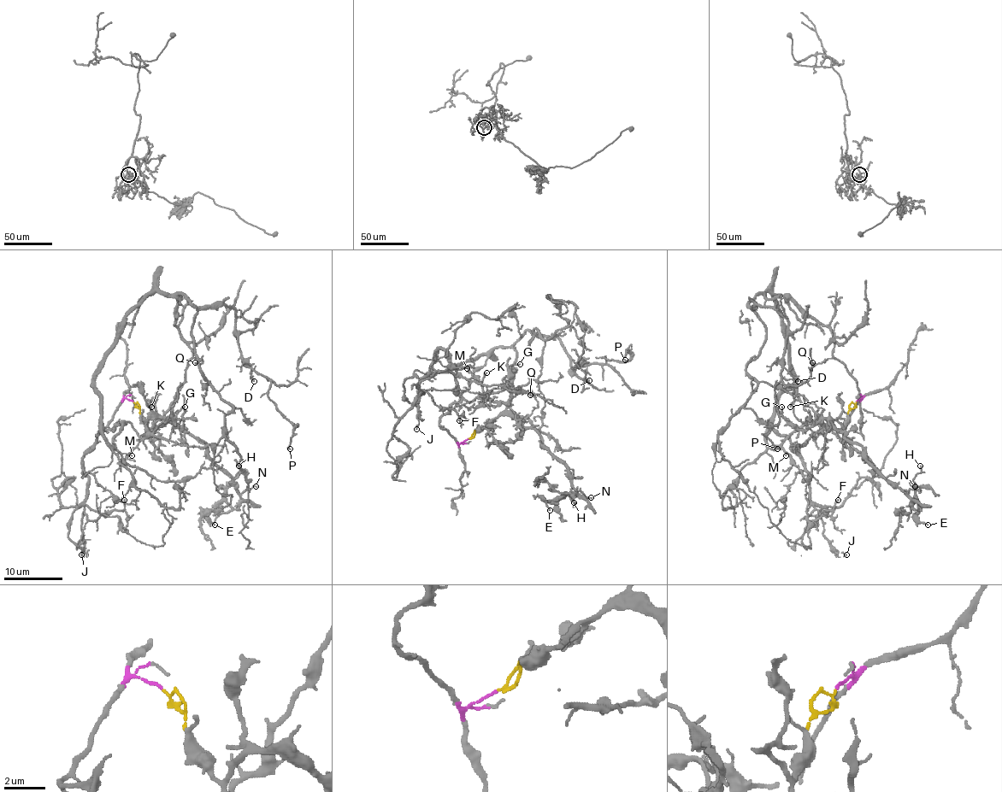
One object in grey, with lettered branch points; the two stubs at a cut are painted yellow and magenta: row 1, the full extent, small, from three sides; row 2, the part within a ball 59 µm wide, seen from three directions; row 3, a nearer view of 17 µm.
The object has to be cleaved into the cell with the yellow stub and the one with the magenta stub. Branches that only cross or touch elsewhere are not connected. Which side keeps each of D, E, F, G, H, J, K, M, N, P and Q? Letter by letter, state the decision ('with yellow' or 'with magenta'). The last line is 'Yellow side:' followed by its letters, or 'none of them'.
D: with magenta
E: with yellow
F: with magenta
G: with yellow
H: with yellow
J: with magenta
K: with yellow
M: with magenta
N: with yellow
P: with magenta
Q: with magenta
Yellow side: E, G, H, K, N

